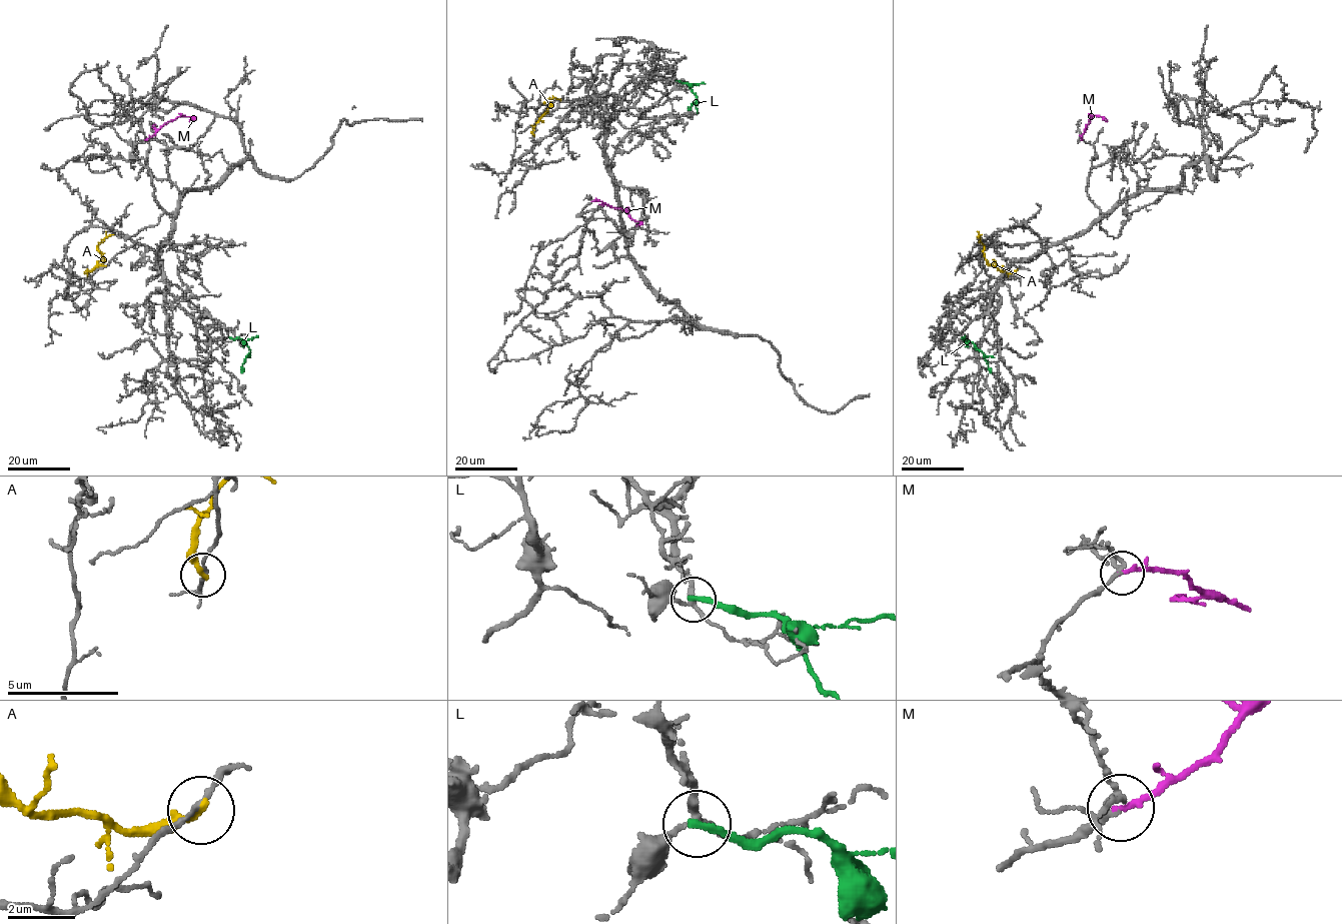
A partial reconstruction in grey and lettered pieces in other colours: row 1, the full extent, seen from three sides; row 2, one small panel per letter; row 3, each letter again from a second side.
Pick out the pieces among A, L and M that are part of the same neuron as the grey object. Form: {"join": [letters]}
{"join": ["M"]}

